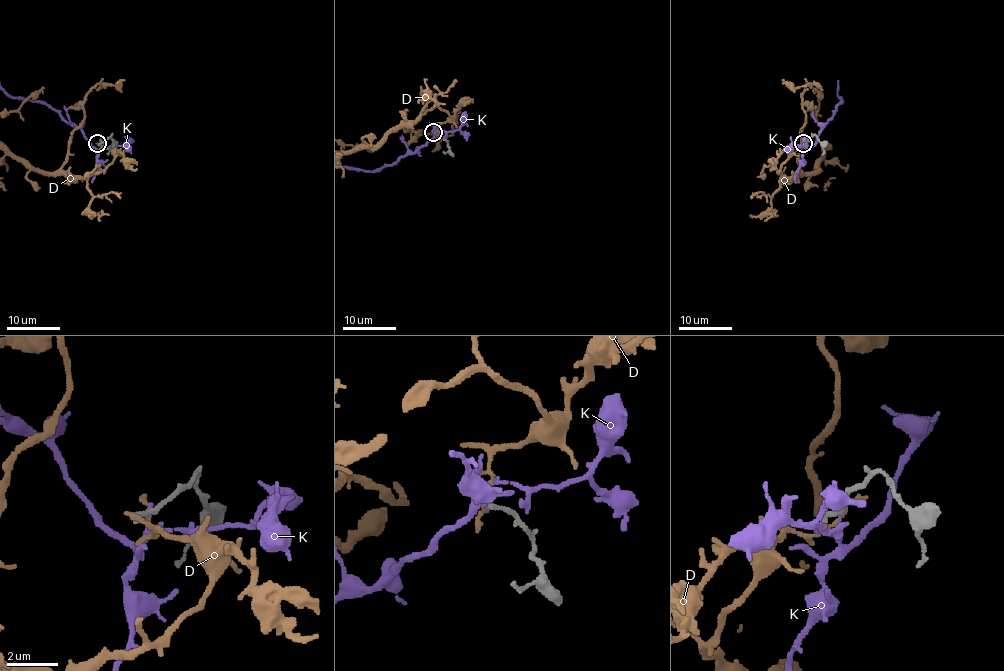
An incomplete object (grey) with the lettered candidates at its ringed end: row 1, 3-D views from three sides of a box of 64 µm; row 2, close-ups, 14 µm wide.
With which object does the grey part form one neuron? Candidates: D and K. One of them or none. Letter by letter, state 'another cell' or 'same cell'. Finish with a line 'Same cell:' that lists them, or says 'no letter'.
D: another cell
K: another cell
Same cell: no letter

